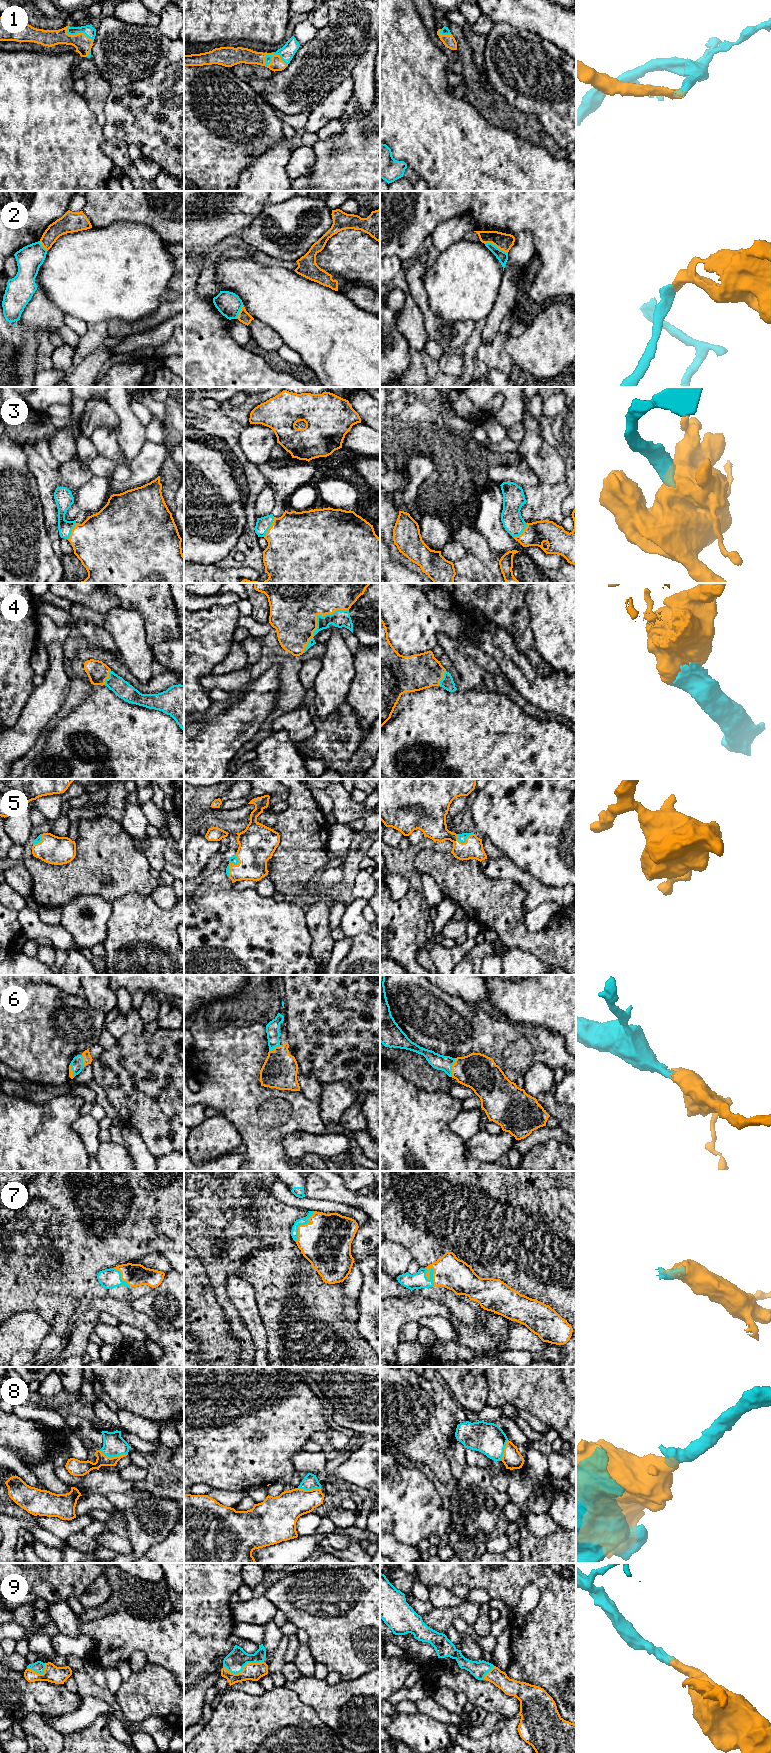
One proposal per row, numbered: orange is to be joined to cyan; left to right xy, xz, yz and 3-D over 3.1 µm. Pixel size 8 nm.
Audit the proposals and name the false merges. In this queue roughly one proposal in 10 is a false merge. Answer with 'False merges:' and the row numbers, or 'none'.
False merges: 2

